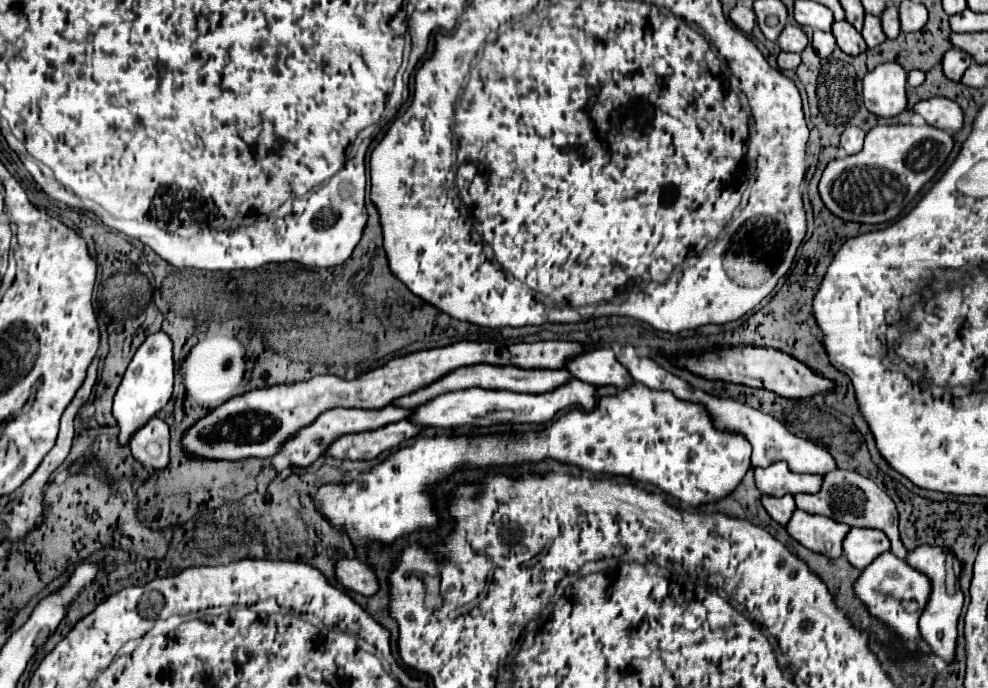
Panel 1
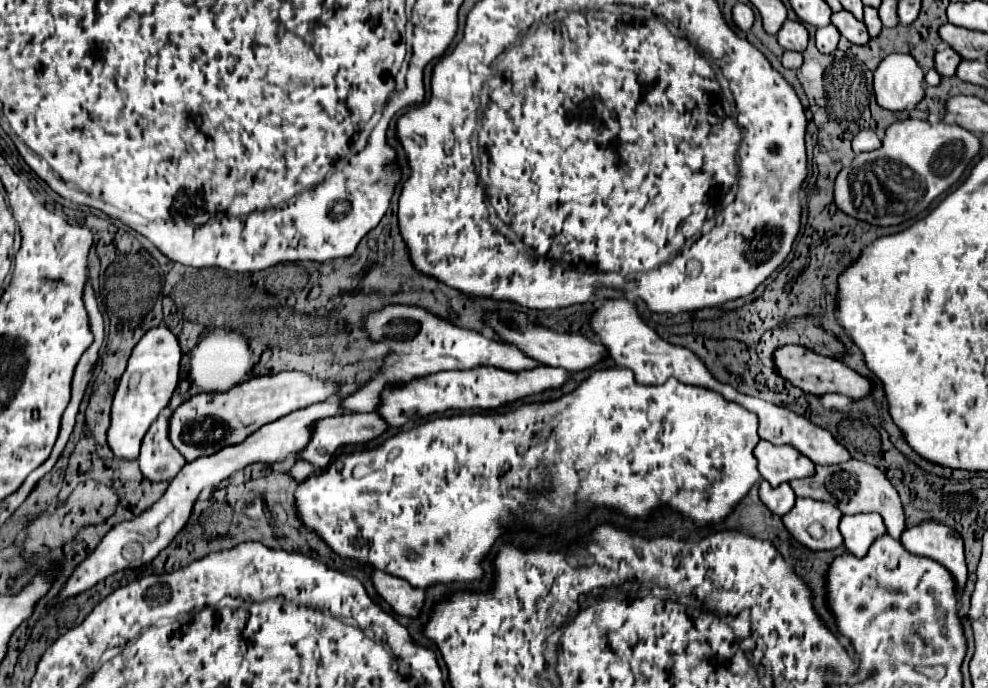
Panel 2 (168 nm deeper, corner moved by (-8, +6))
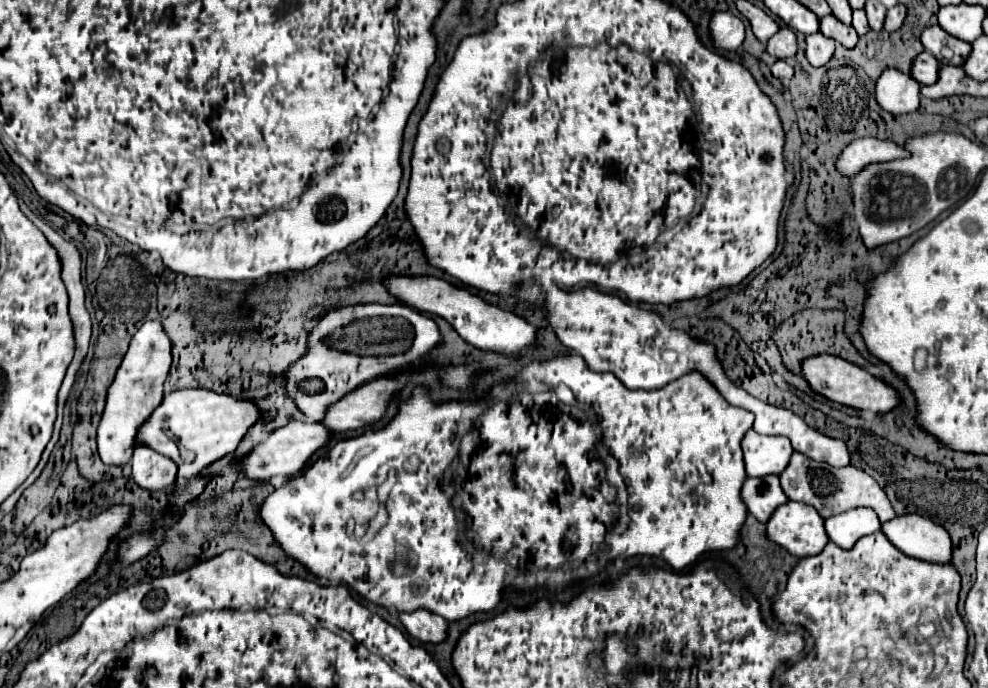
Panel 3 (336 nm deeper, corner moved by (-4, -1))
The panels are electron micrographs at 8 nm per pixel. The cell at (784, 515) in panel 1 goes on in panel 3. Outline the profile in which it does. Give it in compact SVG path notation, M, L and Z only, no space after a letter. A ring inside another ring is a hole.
M748 477L742 485L742 501L750 515L754 515L758 521L766 523L768 517L788 501L784 495L778 477Z

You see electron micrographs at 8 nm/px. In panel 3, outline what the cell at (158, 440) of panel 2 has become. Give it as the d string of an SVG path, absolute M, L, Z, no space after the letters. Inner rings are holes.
M138 445L132 455L134 481L150 491L160 491L176 481L176 465L168 457Z

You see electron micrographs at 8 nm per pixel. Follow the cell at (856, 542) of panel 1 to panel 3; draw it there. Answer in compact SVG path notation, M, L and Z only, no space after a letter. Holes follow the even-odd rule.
M858 507L826 519L824 527L832 543L836 543L842 549L850 549L860 537L878 531L880 519L868 507Z

